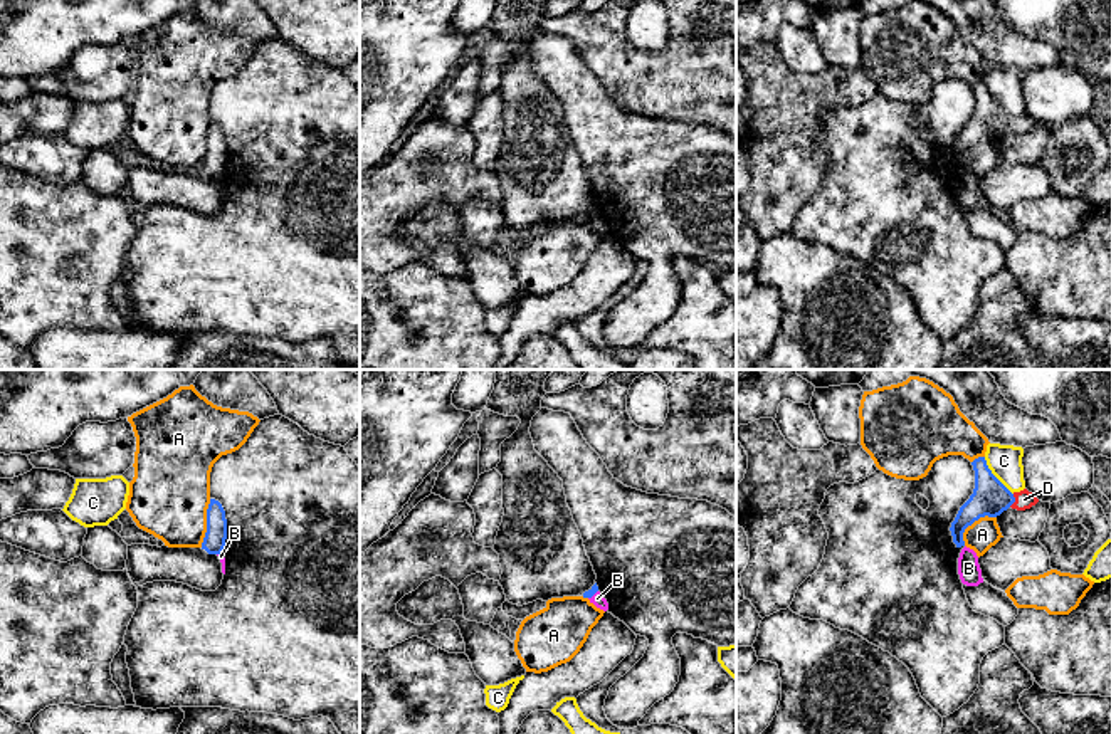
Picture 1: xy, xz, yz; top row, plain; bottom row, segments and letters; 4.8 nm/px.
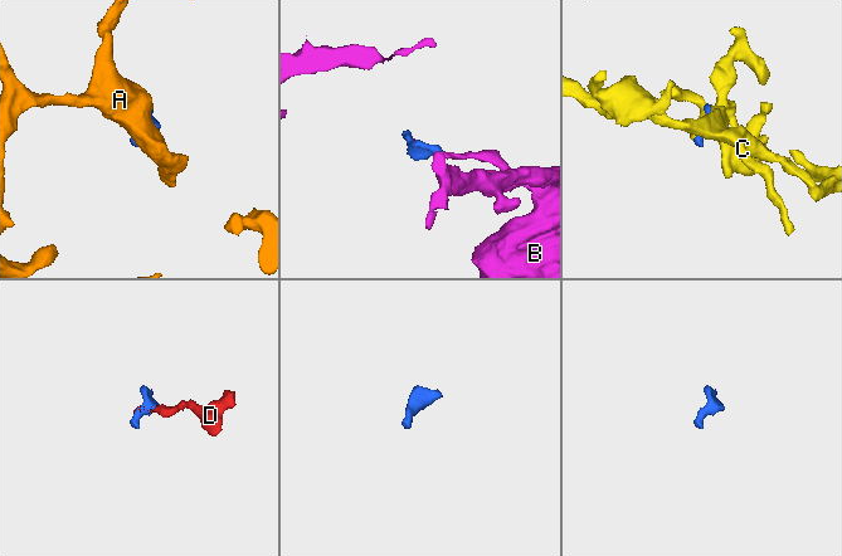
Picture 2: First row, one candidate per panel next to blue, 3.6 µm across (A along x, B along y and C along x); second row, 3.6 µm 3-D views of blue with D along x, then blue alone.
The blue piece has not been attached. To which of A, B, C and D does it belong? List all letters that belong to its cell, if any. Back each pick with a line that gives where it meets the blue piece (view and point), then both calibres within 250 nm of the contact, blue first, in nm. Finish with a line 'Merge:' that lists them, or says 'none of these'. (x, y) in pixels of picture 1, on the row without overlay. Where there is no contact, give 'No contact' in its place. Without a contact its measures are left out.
D: Touches blue at yz (1014, 125). Thickness 180 nm (blue) against 90 nm
Merge: D

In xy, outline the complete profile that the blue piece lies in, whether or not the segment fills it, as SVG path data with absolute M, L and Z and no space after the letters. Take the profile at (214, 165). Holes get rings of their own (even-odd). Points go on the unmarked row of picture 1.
M210 123L207 133L207 156L202 166L202 173L208 178L224 176L227 163L227 143L222 128L215 123Z

